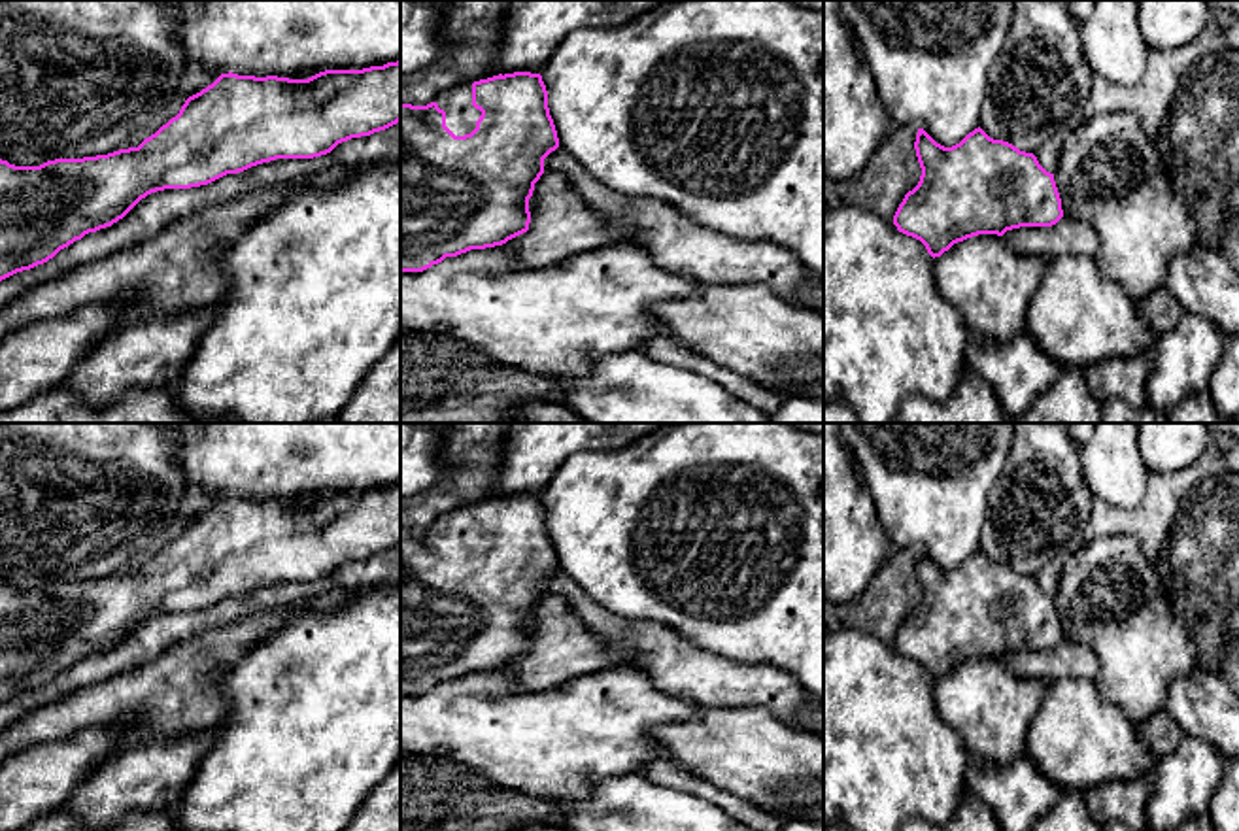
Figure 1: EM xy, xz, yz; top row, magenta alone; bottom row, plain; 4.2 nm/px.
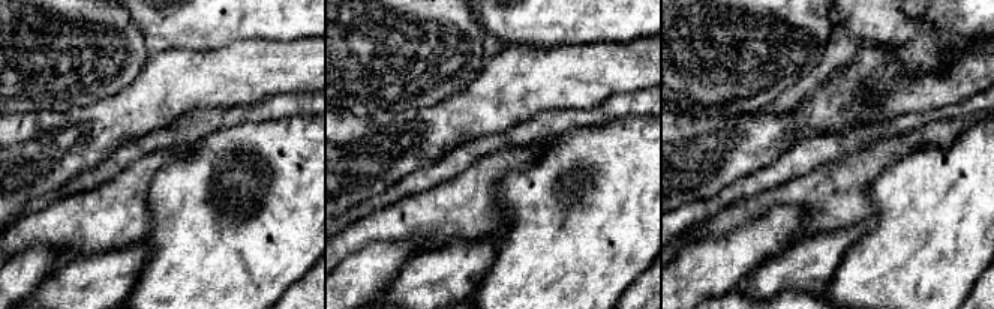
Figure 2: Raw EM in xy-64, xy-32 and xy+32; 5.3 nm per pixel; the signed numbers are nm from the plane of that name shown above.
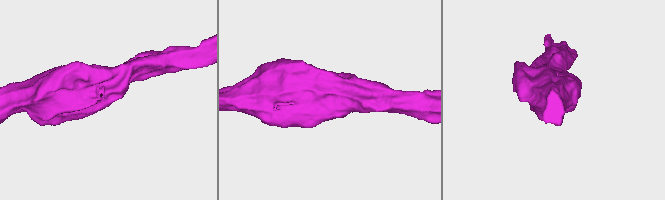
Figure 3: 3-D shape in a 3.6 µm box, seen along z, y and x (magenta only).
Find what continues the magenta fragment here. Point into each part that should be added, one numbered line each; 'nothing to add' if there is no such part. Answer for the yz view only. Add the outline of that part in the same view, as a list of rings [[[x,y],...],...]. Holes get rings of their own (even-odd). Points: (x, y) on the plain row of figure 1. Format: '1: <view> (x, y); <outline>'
nothing to add

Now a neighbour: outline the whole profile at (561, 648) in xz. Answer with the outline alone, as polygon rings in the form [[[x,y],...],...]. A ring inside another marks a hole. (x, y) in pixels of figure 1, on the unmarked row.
[[[544,595],[535,606],[529,635],[529,653],[502,667],[514,676],[514,691],[546,691],[636,657],[631,648],[599,640],[557,595]]]

